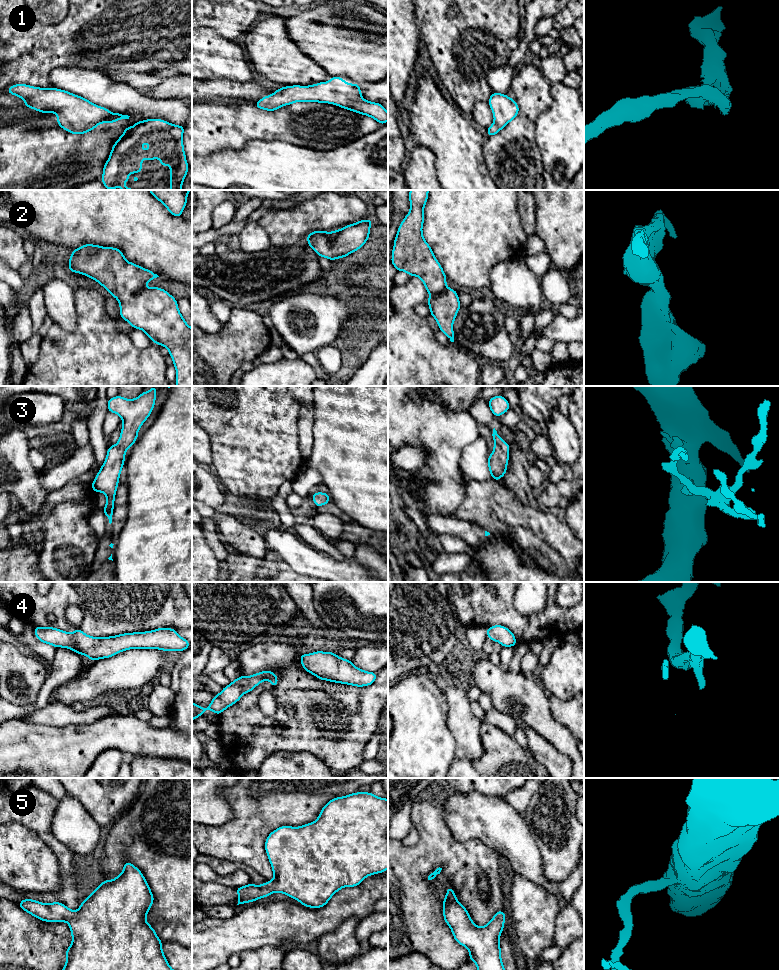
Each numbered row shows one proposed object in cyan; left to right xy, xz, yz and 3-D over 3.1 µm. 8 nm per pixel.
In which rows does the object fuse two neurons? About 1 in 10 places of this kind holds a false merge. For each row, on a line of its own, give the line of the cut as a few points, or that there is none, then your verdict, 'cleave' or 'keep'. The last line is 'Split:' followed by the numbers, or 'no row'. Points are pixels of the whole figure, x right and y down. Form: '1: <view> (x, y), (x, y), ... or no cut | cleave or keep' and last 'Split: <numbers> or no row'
1: no cut | keep
2: no cut | keep
3: no cut | keep
4: no cut | keep
5: no cut | keep
Split: no row

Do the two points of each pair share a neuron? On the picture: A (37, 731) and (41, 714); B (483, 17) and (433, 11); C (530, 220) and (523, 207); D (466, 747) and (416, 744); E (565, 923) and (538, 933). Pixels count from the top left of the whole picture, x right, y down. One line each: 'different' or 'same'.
A: different
B: same
C: same
D: different
E: different

